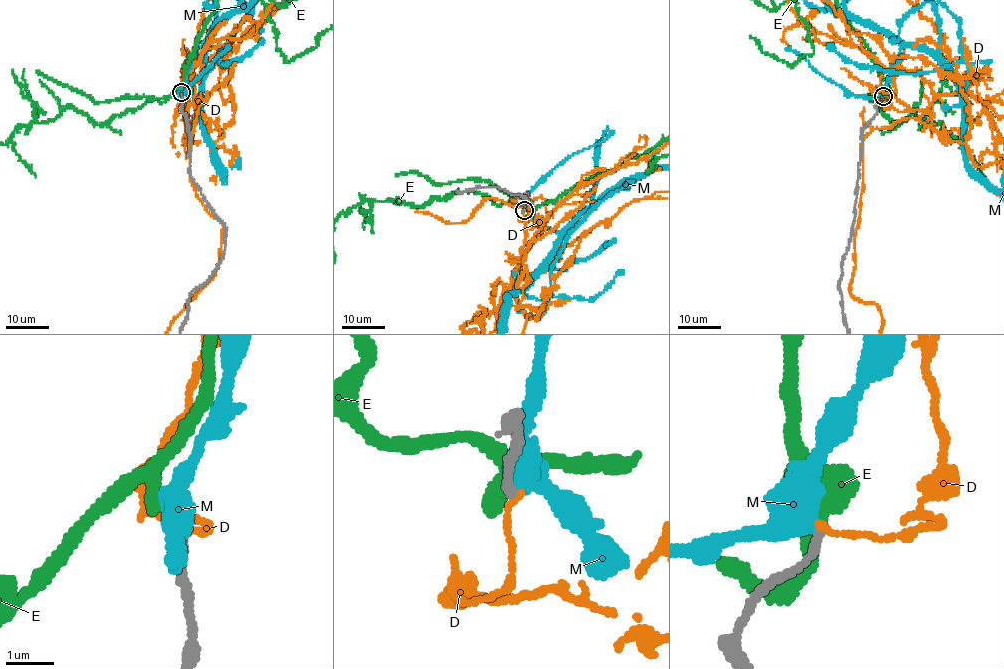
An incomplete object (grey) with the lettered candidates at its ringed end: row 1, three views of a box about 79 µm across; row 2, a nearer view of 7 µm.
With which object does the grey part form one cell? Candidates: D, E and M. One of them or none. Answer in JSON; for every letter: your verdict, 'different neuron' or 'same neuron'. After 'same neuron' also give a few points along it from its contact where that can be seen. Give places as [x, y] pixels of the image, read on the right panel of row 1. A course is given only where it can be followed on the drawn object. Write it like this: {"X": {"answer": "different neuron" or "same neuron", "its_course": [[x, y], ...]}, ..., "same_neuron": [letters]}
{"D": {"answer": "different neuron"}, "E": {"answer": "same neuron", "its_course": [[884, 96], [884, 115], [900, 123], [915, 106], [922, 119], [942, 81]]}, "M": {"answer": "different neuron"}, "same_neuron": ["E"]}

